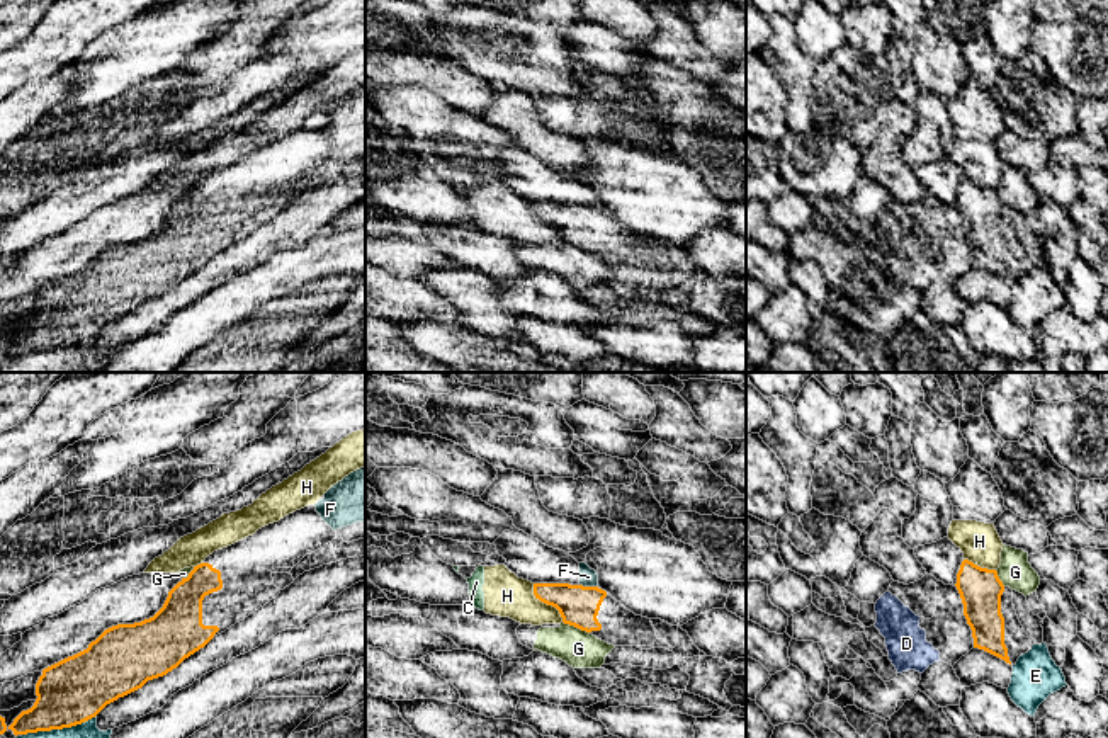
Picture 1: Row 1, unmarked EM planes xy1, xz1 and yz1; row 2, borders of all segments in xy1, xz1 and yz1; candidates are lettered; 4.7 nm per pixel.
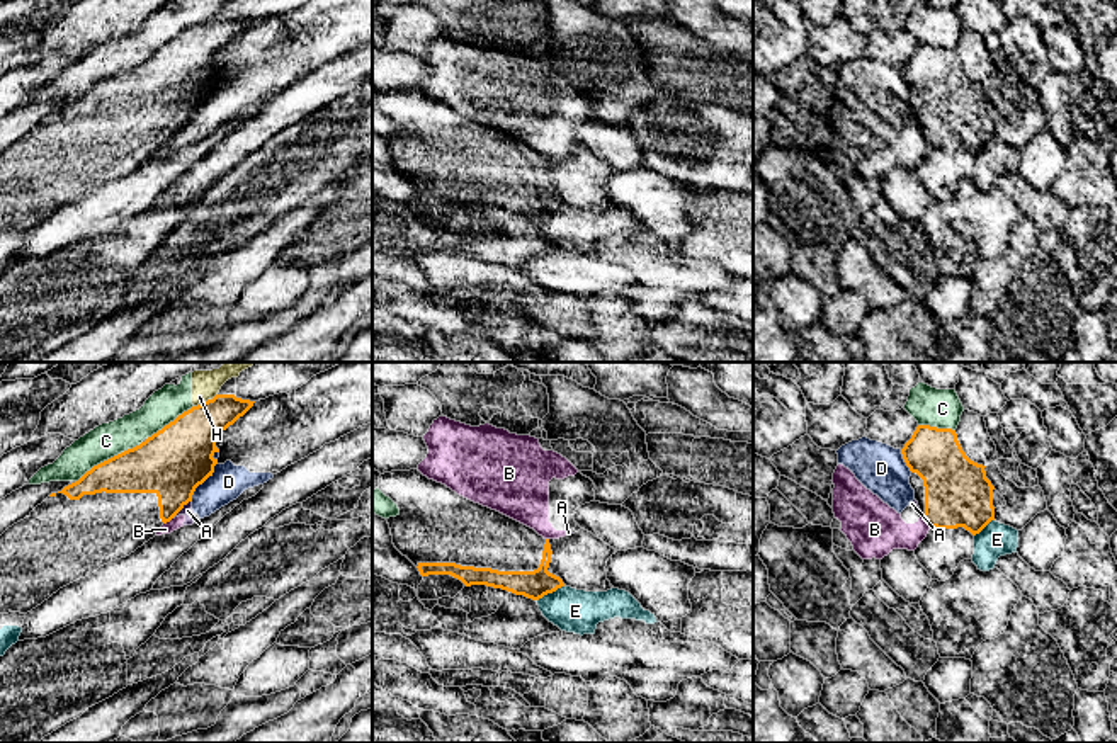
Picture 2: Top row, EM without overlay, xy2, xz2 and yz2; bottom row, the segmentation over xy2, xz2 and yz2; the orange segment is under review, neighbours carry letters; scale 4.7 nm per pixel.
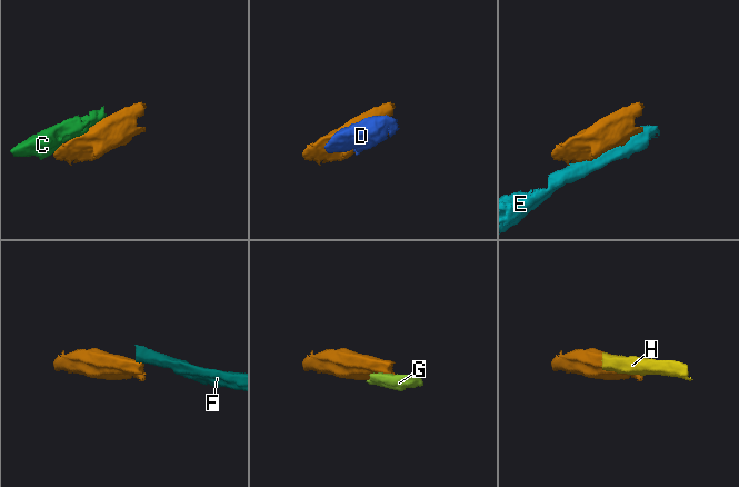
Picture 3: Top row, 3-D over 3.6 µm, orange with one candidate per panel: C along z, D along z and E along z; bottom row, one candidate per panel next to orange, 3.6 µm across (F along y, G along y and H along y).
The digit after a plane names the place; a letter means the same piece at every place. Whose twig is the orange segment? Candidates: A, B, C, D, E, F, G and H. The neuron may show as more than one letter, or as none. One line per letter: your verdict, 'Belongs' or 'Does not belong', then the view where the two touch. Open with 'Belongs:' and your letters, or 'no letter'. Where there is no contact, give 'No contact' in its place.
Belongs: no letter
A: Does not belong. Touches orange in xy2
B: Does not belong. Touches orange in xy2
C: Does not belong. Touches orange in xy2
D: Does not belong. Touches orange in xy2
E: Does not belong. Touches orange in xz2
F: Does not belong. Touches orange in xz1
G: Does not belong. Touches orange in xz1
H: Does not belong. Touches orange in xz1

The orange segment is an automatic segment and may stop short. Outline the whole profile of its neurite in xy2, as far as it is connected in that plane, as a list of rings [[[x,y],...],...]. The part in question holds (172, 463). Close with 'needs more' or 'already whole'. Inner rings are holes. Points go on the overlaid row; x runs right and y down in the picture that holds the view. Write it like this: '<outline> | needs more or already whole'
[[[216,394],[192,406],[139,445],[51,493],[29,517],[9,527],[0,536],[0,614],[27,614],[60,588],[129,556],[153,539],[163,524],[192,502],[196,488],[213,476],[218,435],[253,403],[235,394]]] | needs more

